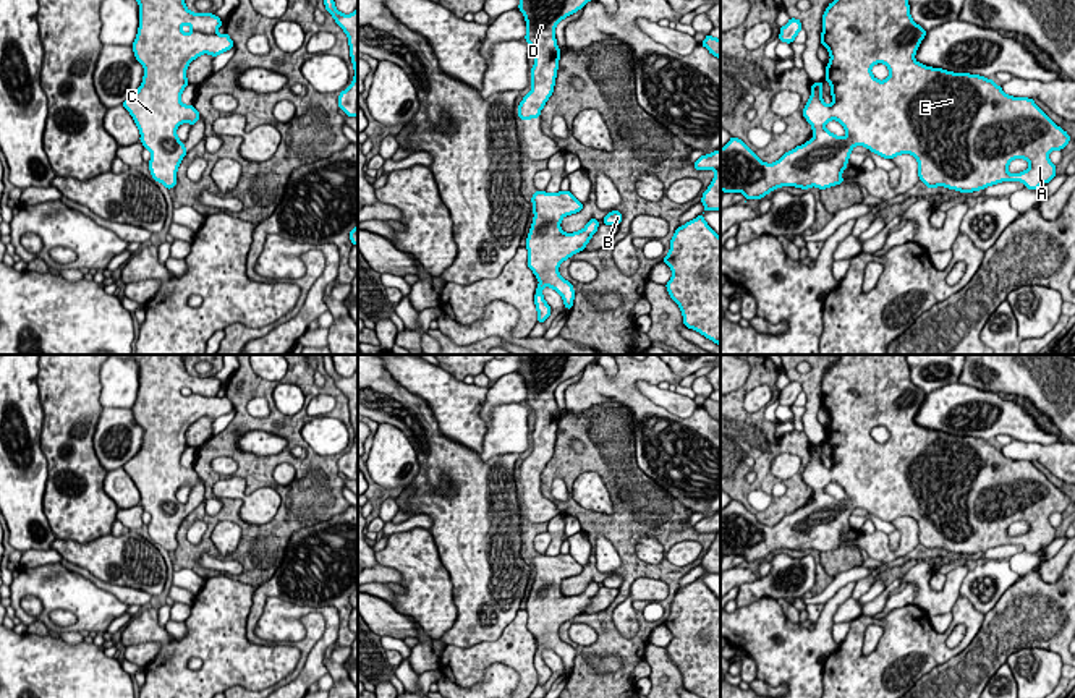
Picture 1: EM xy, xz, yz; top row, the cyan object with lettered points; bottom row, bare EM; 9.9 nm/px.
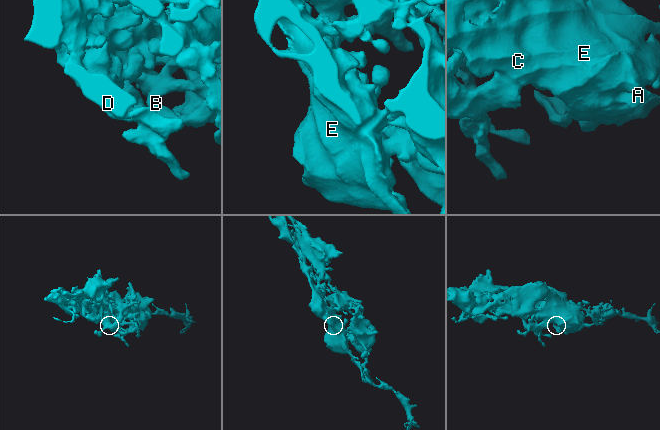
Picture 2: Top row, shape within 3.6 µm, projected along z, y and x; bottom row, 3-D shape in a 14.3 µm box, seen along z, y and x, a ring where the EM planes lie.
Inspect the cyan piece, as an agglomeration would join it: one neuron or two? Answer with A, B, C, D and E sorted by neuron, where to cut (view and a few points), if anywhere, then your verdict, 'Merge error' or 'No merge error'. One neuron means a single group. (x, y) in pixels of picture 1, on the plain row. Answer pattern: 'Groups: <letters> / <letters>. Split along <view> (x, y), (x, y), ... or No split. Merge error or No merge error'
Groups: A B C D E. No split. No merge error

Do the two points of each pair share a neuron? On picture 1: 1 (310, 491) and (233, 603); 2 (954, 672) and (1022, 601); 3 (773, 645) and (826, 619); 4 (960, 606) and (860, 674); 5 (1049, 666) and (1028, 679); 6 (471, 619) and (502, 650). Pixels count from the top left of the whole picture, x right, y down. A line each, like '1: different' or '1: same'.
1: different
2: same
3: same
4: same
5: same
6: different

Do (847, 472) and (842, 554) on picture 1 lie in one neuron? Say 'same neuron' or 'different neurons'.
different neurons

